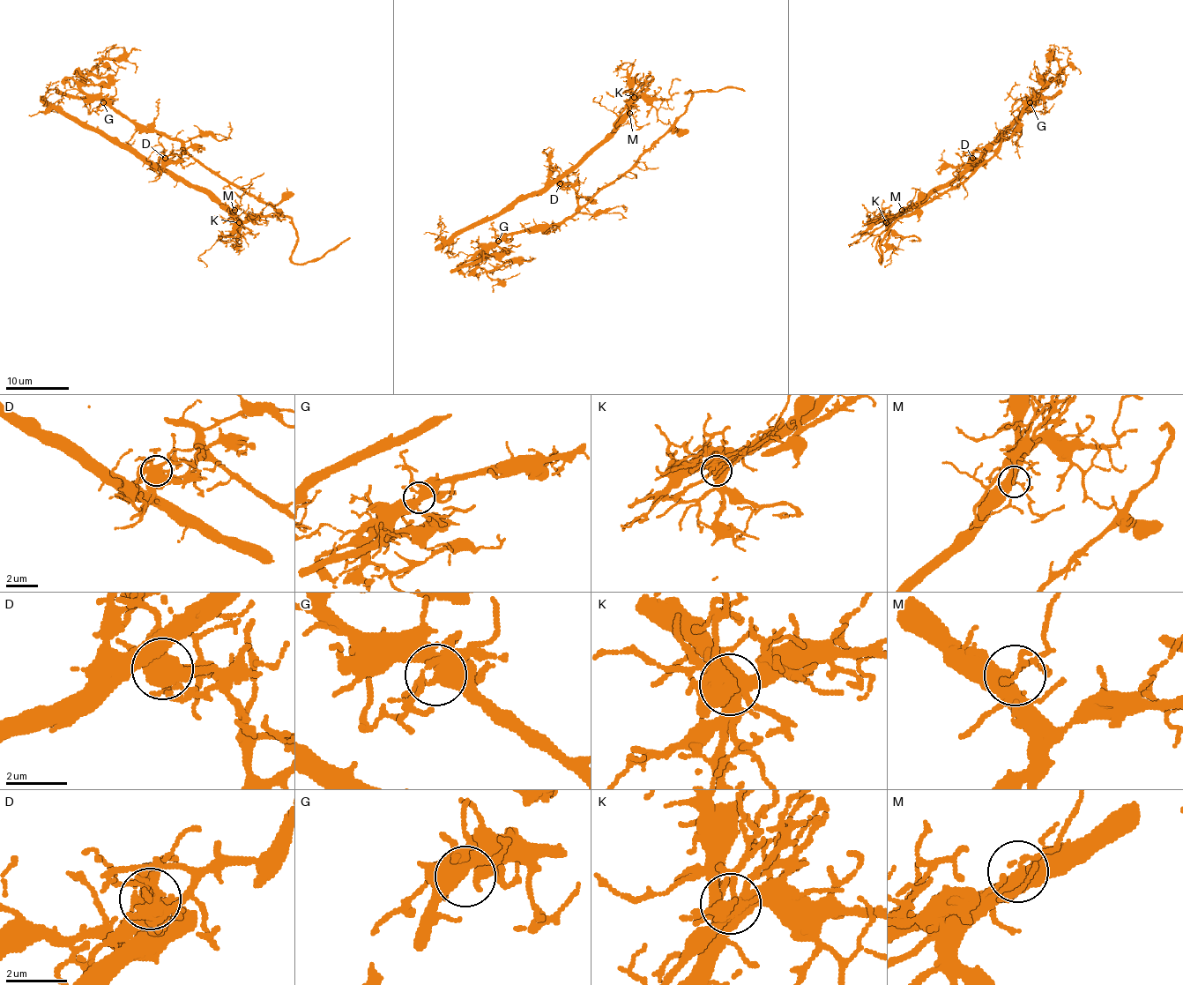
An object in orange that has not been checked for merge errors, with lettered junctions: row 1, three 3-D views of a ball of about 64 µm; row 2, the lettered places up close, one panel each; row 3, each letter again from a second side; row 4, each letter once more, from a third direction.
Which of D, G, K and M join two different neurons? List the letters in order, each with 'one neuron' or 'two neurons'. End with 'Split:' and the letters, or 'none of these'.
D: two neurons
G: one neuron
K: one neuron
M: one neuron
Split: D

